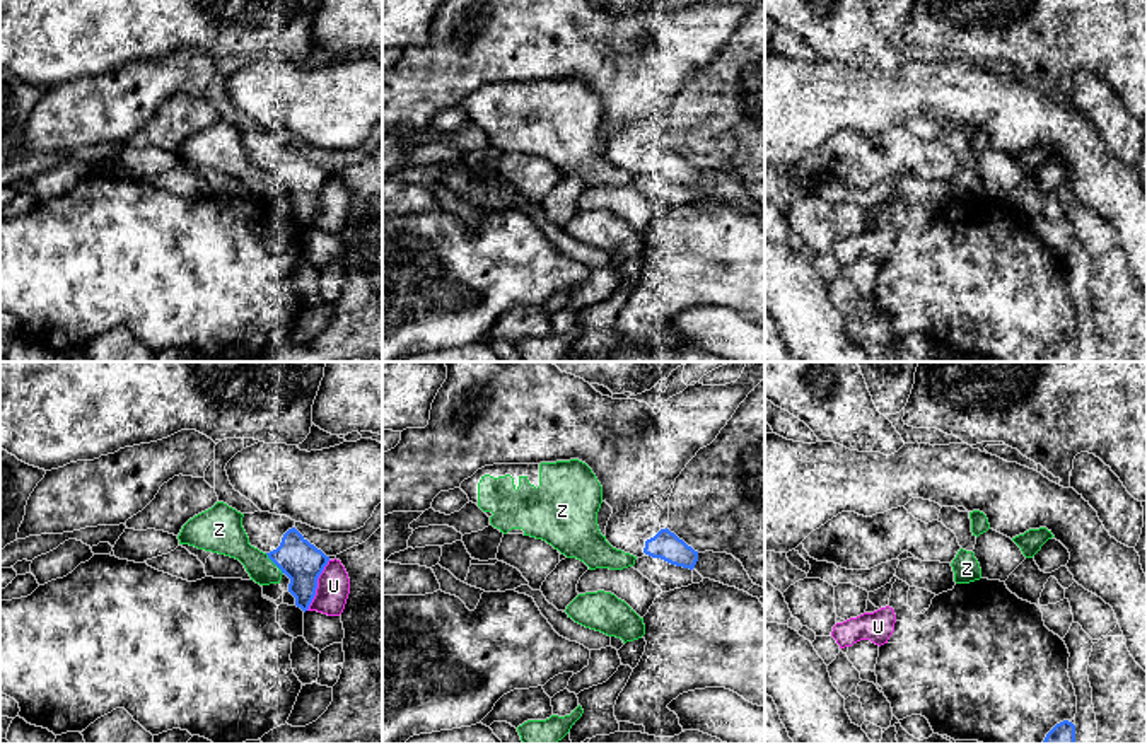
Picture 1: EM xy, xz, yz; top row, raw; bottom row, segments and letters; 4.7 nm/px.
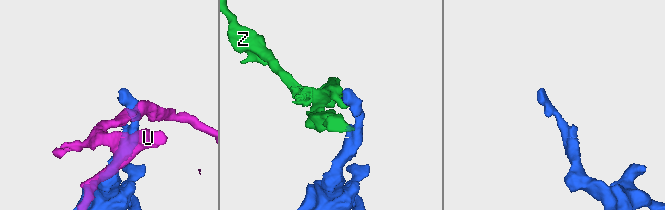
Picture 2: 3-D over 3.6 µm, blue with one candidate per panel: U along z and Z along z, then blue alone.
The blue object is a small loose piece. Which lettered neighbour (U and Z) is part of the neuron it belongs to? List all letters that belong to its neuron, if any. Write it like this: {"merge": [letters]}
{"merge": []}

